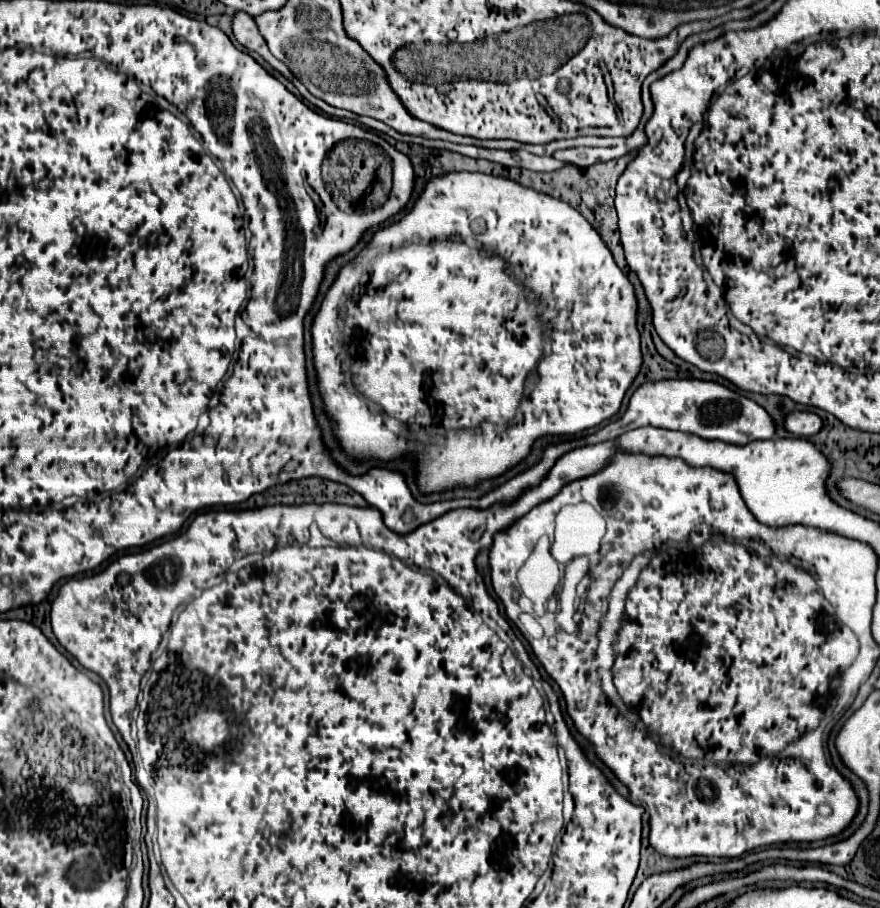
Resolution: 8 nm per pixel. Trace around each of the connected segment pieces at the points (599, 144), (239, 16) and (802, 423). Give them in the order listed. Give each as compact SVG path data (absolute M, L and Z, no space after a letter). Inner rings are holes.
M636 130L634 134L630 134L630 136L625 138L580 136L573 139L554 140L545 145L524 144L508 139L481 140L480 138L470 138L470 136L468 136L468 144L472 144L472 146L501 150L524 149L528 150L528 152L532 152L532 154L538 154L538 156L542 156L542 154L552 156L556 158L556 160L562 160L562 162L566 162L566 164L570 162L570 164L574 164L574 166L580 166L580 168L586 168L586 164L594 164L594 162L608 162L608 160L620 158L620 156L624 156L624 154L632 152L632 150L638 150L638 148L642 148L646 142L648 142L648 140L646 140L646 134L644 134L644 130ZM556 148L559 149L556 150Z
M236 12L232 28L234 28L234 34L236 34L236 38L238 38L238 42L240 42L242 46L246 46L248 50L258 52L266 62L272 62L272 60L274 60L272 52L268 50L264 38L262 38L262 34L260 34L260 30L258 30L258 26L256 26L256 20L254 20L250 14Z
M798 410L786 416L786 430L796 436L814 436L822 428L822 418L814 412Z

